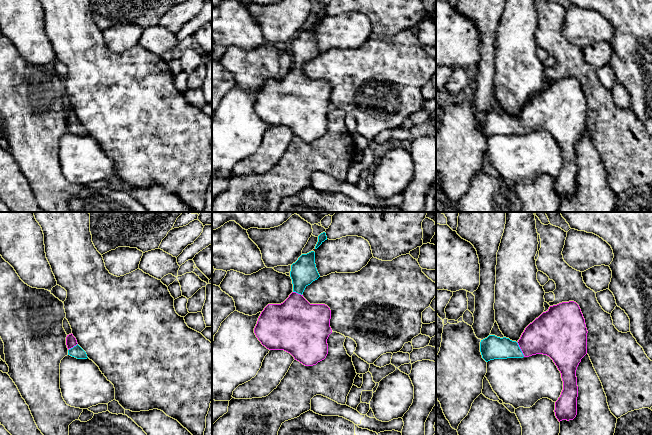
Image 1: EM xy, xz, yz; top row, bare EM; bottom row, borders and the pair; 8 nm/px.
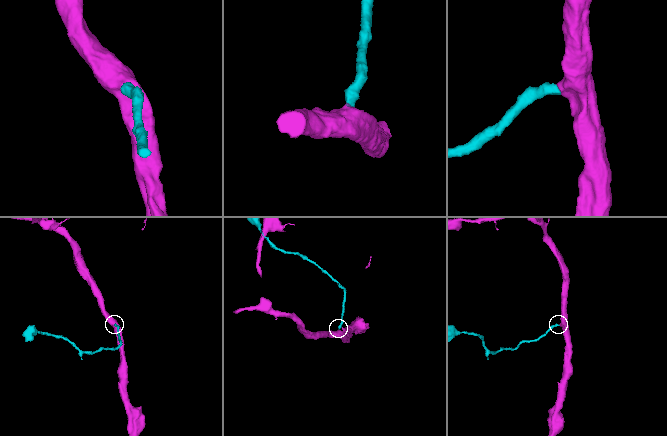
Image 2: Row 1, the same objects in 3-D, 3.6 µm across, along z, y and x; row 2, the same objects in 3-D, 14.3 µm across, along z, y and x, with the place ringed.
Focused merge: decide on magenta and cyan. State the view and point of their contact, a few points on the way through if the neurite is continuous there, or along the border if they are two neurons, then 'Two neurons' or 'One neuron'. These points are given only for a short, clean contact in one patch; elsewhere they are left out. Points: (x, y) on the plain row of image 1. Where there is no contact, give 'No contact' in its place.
Touches magenta at yz (520, 124). Path across: yz (548, 111), (520, 124), (493, 123). One neuron

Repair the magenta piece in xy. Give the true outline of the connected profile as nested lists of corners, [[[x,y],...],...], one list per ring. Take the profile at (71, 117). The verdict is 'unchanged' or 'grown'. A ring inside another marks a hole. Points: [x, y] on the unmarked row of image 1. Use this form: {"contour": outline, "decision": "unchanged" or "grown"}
{"contour": [[[72,109],[66,113],[66,121],[68,124],[68,131],[77,135],[88,134],[86,128],[78,121],[77,116]]], "decision": "grown"}

